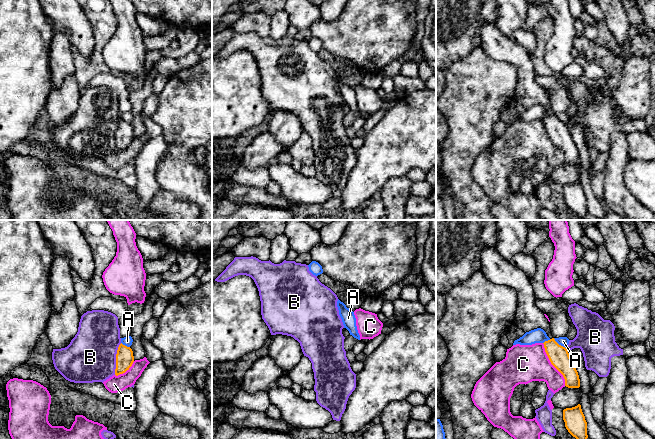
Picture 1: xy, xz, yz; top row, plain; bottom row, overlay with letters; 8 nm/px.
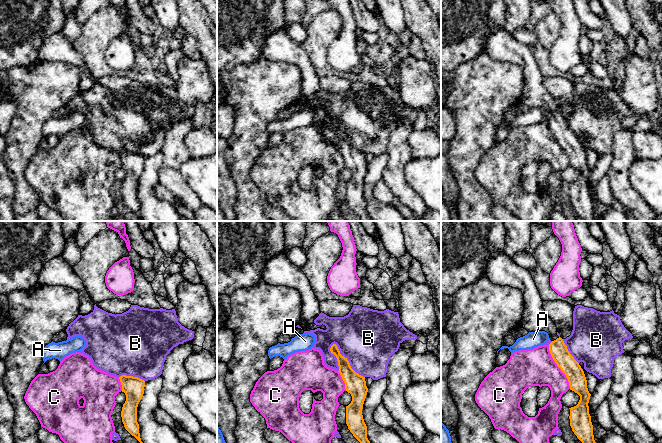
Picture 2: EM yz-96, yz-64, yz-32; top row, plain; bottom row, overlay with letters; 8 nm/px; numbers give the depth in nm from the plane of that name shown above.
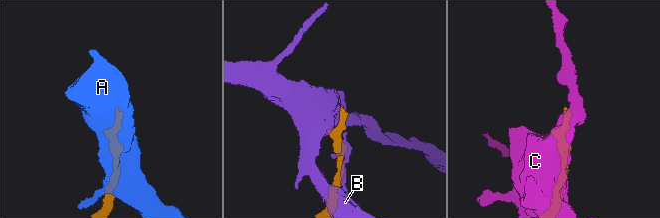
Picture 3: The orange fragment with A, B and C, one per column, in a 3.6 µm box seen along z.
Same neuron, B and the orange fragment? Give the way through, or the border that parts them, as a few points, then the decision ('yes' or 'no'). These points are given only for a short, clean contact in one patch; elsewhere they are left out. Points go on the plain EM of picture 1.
no

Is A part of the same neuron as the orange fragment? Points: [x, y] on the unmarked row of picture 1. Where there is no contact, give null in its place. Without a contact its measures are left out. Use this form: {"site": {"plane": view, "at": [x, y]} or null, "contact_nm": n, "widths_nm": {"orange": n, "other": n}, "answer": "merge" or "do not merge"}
{"site": {"plane": "yz", "at": [558, 120]}, "contact_nm": 130, "widths_nm": {"orange": 160, "other": 80}, "answer": "do not merge"}

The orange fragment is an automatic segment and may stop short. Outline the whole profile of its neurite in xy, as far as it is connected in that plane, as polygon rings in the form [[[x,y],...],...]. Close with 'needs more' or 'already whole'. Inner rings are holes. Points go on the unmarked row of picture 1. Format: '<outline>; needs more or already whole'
[[[121,119],[116,130],[115,151],[118,152],[125,149],[132,142],[133,138],[134,132],[132,125]]]; already whole

